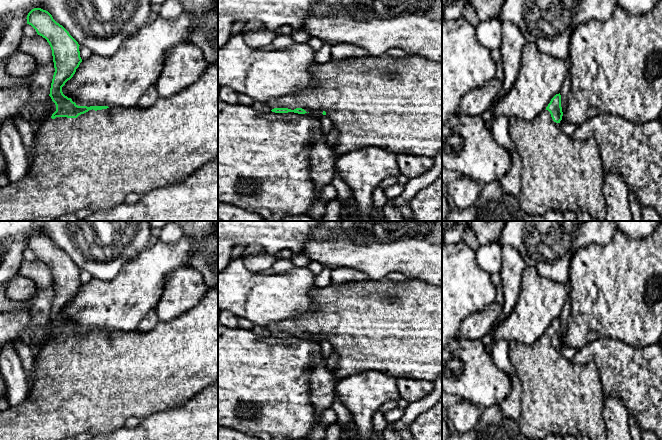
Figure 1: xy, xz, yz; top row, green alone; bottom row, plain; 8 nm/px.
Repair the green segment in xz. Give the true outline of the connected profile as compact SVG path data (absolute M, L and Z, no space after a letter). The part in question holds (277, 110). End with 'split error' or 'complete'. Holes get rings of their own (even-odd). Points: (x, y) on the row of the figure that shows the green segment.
M386 53L381 56L366 56L348 60L315 62L310 71L314 85L302 92L295 92L266 103L275 113L311 113L329 117L338 130L334 145L337 156L354 150L375 146L399 154L410 154L434 158L442 150L442 61L426 59L418 55L397 59Z; split error

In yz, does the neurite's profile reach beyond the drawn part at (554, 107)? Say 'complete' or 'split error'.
split error

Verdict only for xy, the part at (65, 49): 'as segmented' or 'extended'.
extended

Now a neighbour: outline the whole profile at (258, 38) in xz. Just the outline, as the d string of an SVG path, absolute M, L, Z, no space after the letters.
M281 27L280 29L274 31L269 31L264 28L254 31L247 31L243 34L243 37L247 45L260 48L272 44L273 40L278 35L288 35L289 32L290 28L288 27Z

